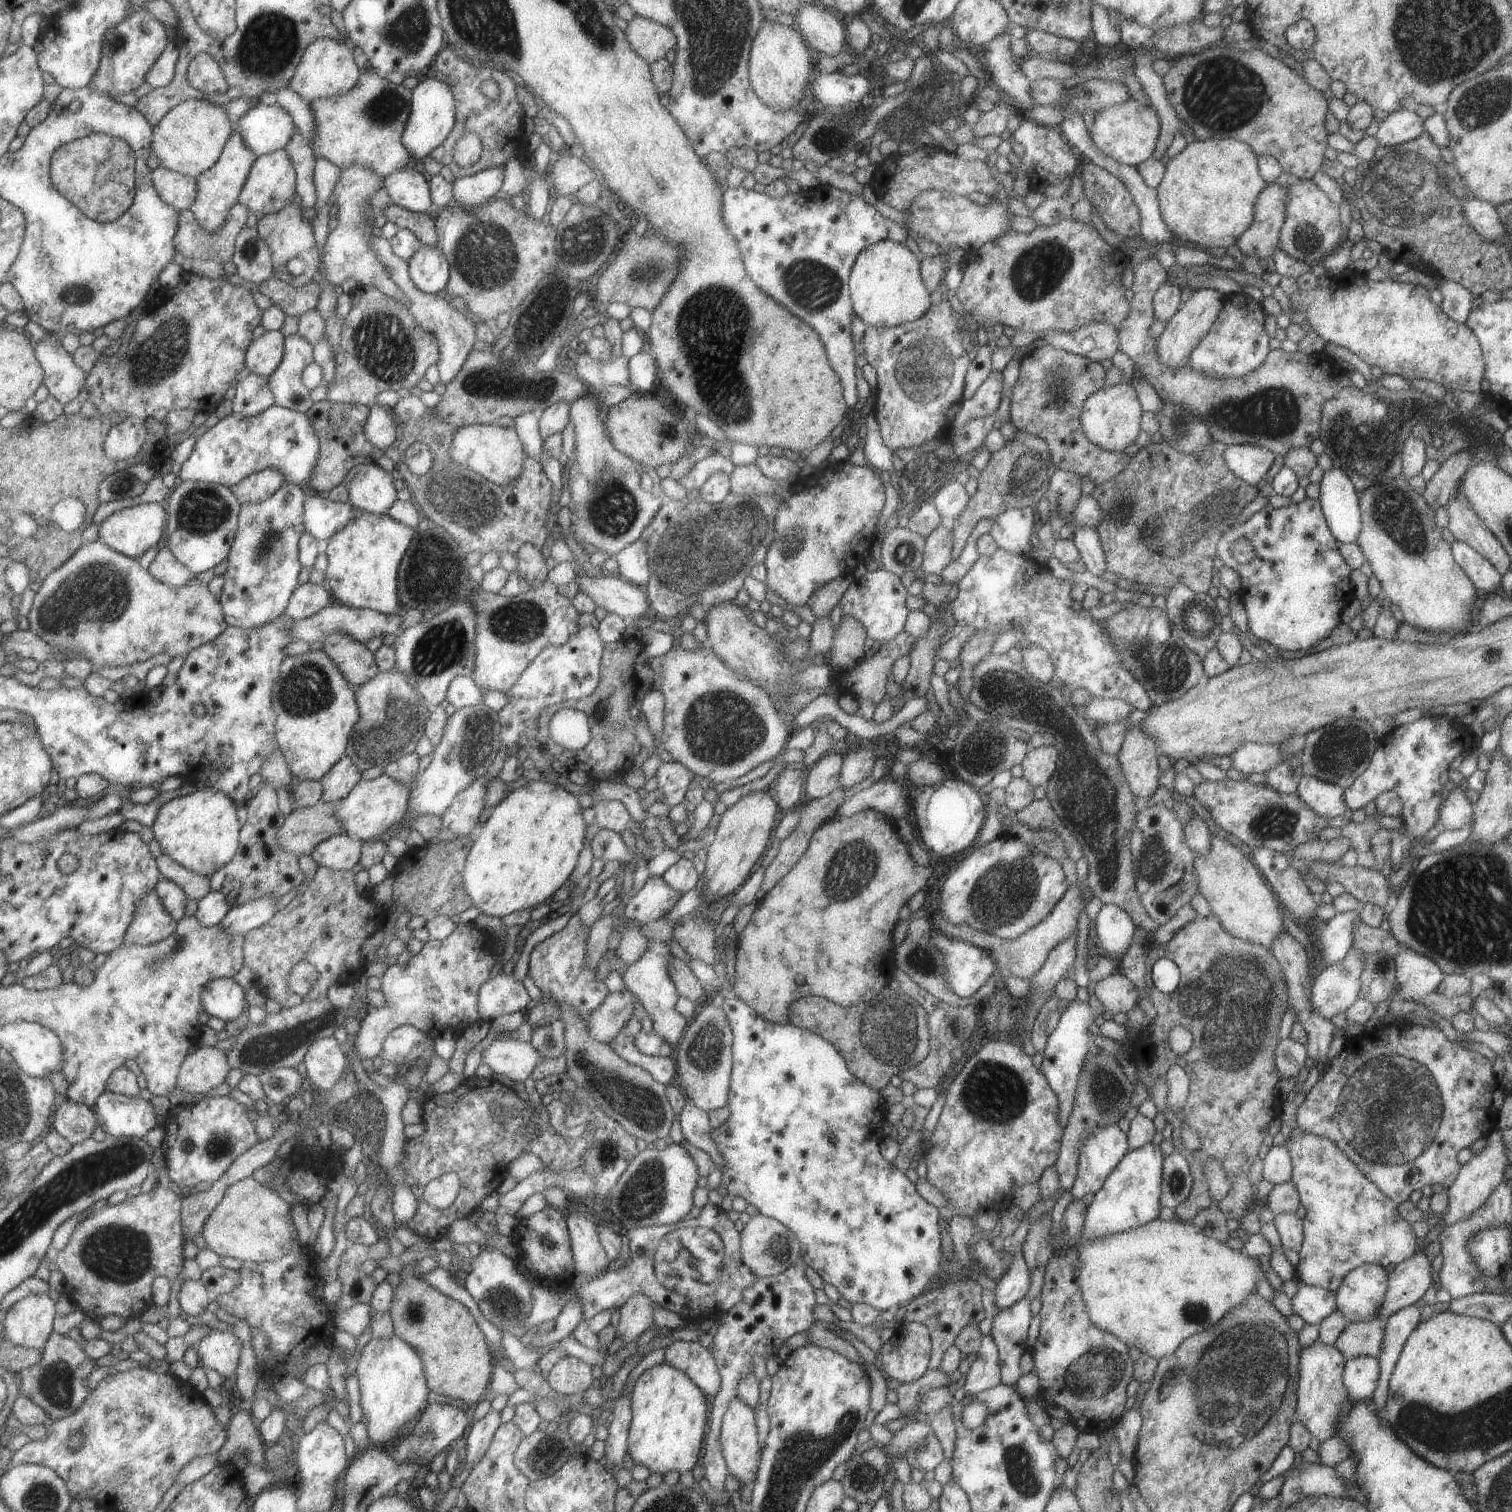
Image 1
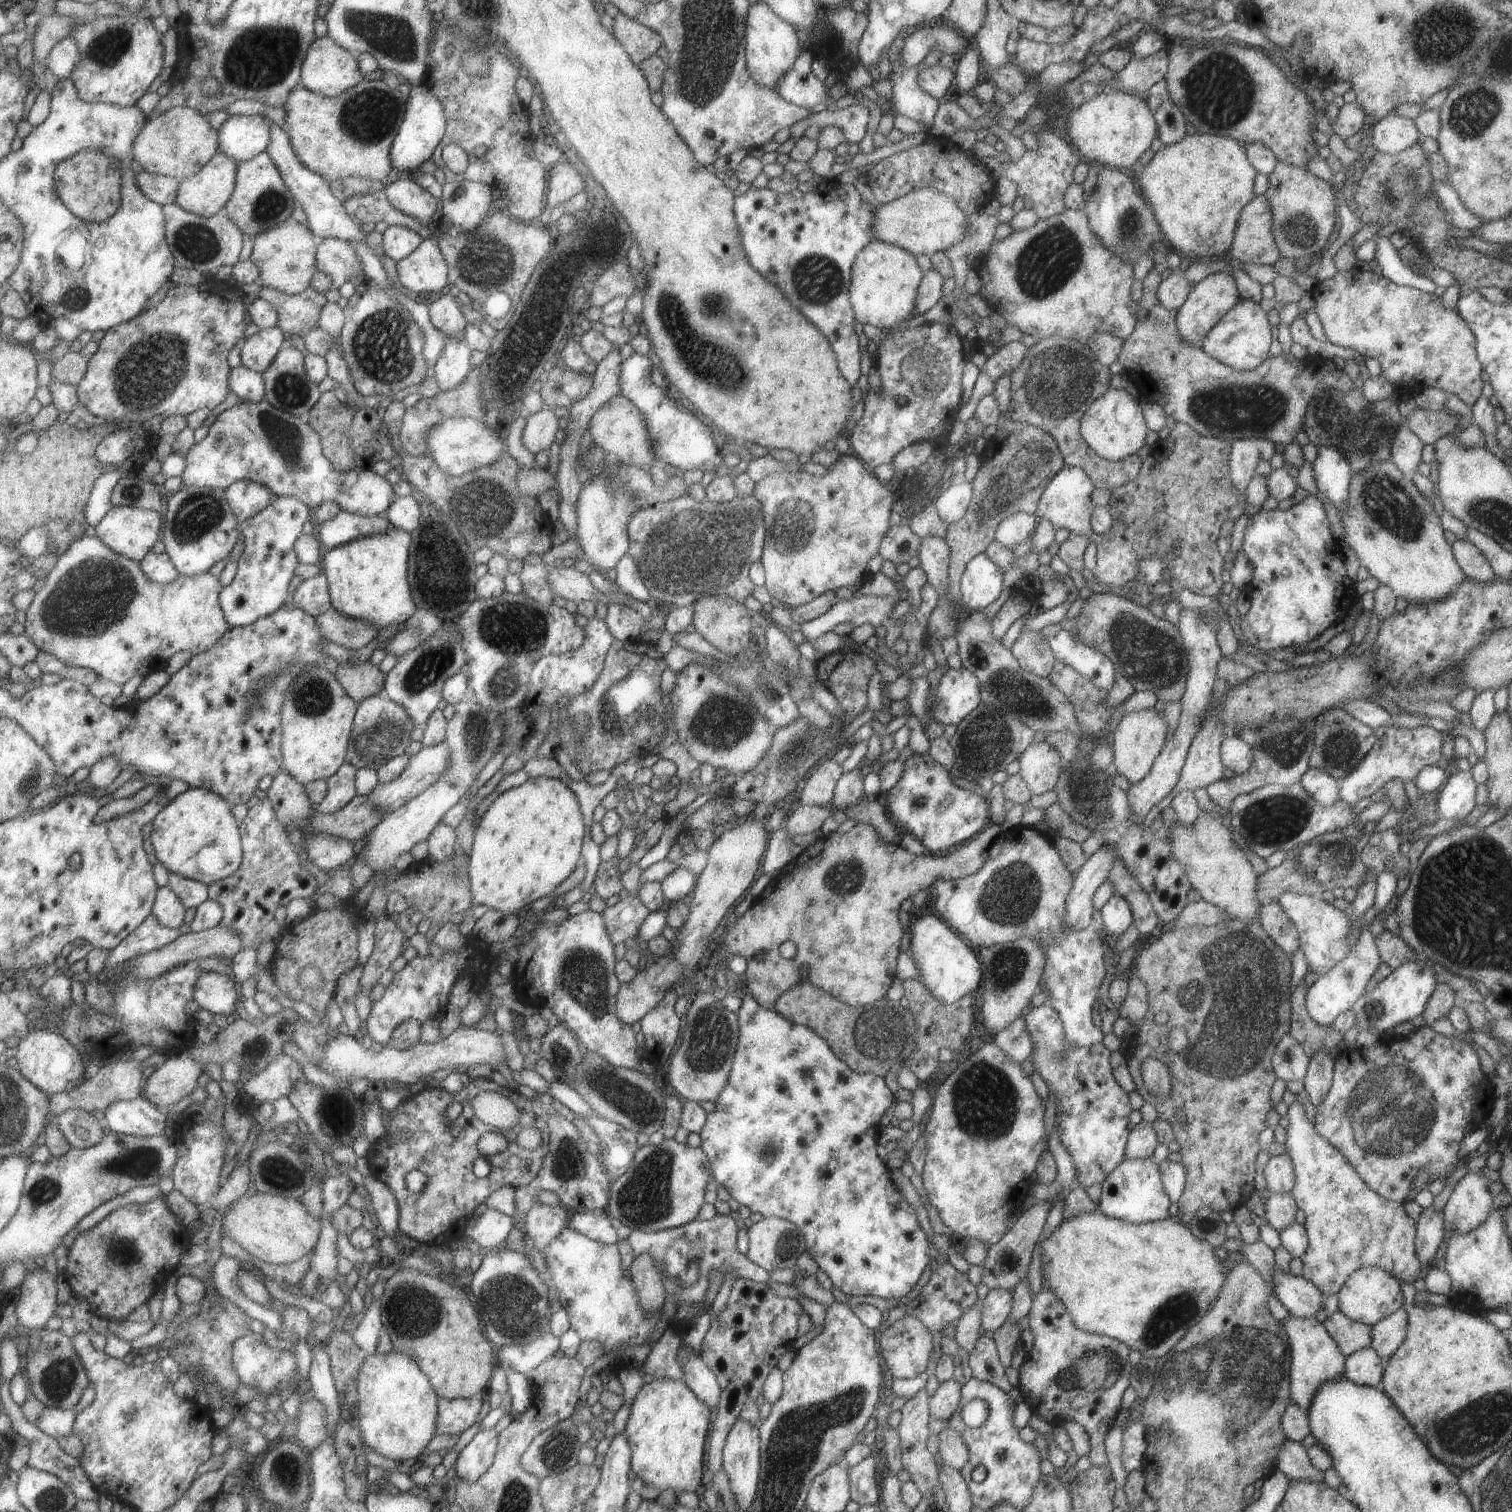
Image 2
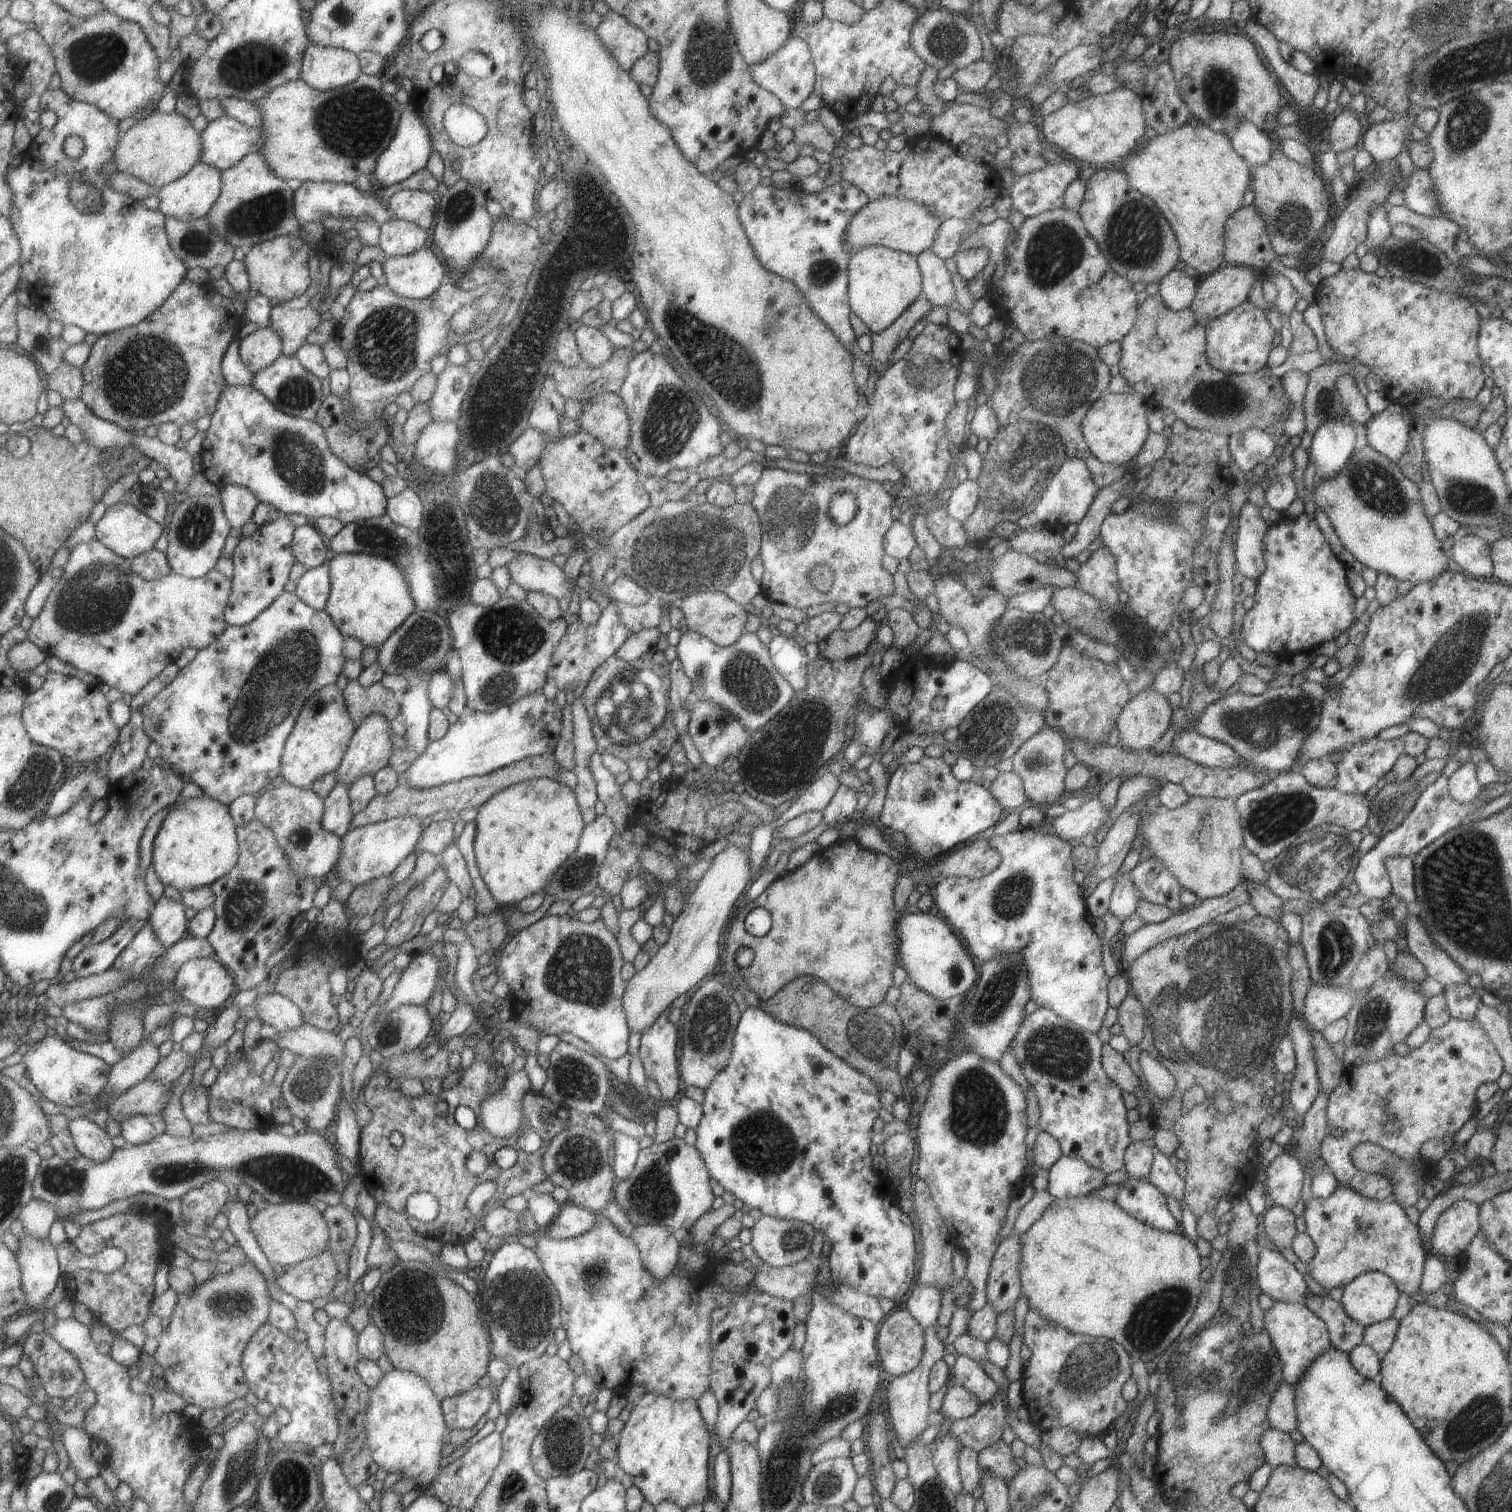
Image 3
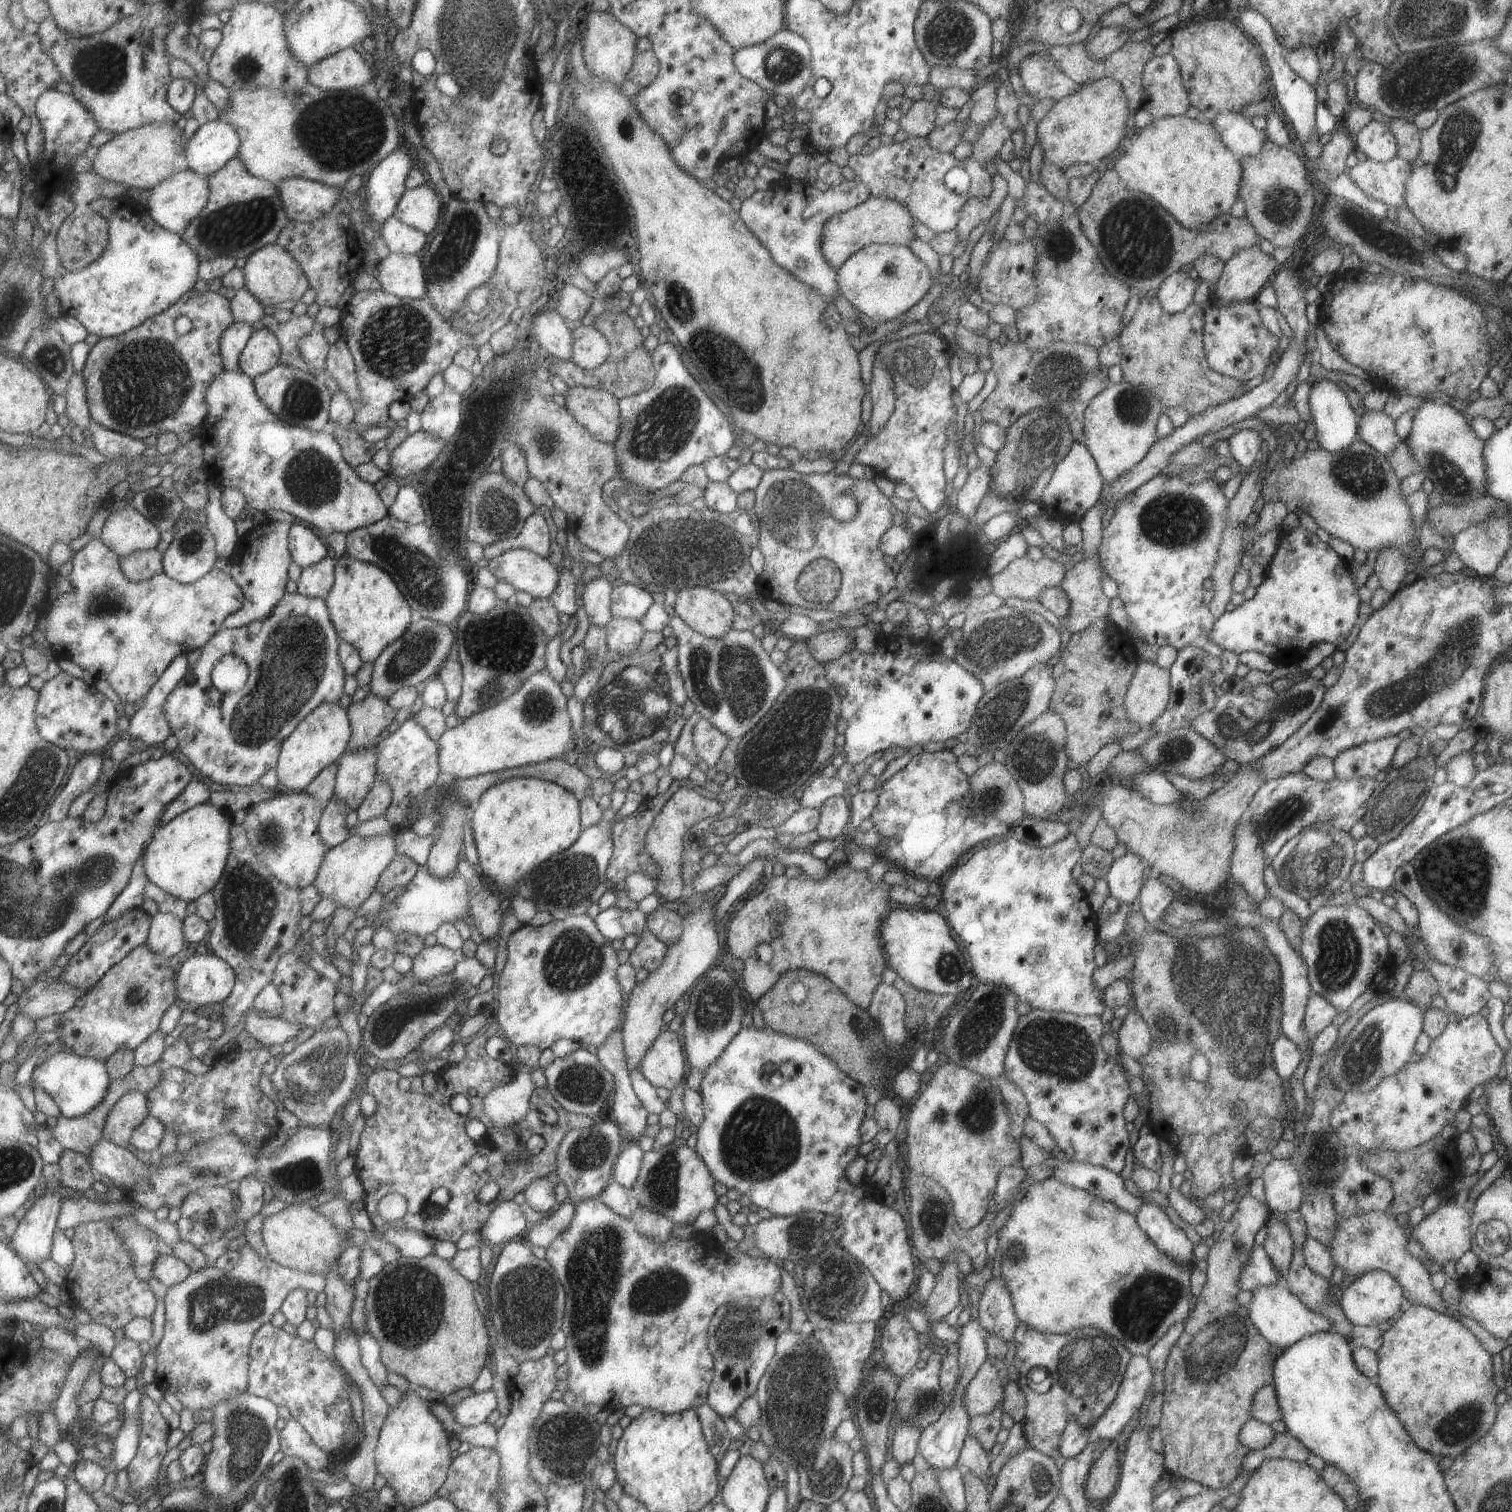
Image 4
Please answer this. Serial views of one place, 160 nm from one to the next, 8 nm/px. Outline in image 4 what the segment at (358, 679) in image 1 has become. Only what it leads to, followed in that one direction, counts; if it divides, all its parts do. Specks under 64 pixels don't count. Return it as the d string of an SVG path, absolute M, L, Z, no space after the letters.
M369 693L361 702L351 704L348 713L353 729L348 750L360 751L381 742L381 734L393 729L397 711L387 699Z

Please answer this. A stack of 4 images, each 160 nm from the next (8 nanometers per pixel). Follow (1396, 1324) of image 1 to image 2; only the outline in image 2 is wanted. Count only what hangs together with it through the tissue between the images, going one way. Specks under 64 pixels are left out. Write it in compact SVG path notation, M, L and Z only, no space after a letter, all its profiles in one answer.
M1401 1308L1372 1324L1372 1342L1370 1347L1375 1350L1384 1367L1393 1351L1403 1342L1407 1326L1407 1313Z

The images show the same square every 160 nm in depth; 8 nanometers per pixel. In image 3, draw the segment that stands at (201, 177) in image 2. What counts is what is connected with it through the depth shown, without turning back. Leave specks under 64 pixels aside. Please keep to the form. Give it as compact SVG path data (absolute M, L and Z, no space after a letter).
M203 162L195 165L183 178L164 186L157 192L158 209L167 217L182 221L203 219L222 195L222 171Z

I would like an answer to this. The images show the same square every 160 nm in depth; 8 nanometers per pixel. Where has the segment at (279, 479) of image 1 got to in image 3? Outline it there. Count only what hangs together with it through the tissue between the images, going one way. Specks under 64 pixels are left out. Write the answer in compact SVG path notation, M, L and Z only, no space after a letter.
M239 485L222 486L219 494L222 498L227 518L233 528L241 530L253 518L255 508L260 502L258 496L250 488Z

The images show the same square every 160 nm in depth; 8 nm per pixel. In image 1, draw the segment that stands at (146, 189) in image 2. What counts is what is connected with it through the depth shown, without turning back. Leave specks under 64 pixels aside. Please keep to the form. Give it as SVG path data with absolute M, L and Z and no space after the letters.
M159 166L153 171L155 188L166 203L178 211L187 210L198 197L198 180Z

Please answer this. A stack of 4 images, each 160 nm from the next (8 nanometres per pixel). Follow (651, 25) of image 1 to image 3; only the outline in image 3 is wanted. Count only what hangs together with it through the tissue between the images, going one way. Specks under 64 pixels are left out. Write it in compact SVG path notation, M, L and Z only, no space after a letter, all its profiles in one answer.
M608 10L600 18L601 21L593 30L594 34L601 39L617 64L629 72L631 65L648 51L649 36L616 12Z

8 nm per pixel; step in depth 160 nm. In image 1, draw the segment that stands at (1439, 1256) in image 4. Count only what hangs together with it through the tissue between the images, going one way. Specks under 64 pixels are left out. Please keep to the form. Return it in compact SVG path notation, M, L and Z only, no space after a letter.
M1497 1128L1491 1130L1485 1140L1486 1146L1483 1150L1479 1154L1472 1155L1463 1166L1460 1166L1455 1180L1448 1187L1448 1203L1444 1212L1440 1214L1440 1219L1445 1225L1452 1225L1455 1221L1466 1219L1487 1200L1491 1191L1504 1178L1503 1172L1508 1160L1499 1130Z

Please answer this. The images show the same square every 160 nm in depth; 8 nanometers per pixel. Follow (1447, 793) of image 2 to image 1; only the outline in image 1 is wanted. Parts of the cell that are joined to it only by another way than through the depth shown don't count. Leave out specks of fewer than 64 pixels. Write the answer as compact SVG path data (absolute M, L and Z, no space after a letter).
M1458 785L1440 806L1439 822L1445 830L1457 830L1469 823L1473 817L1473 805L1465 797L1466 789Z

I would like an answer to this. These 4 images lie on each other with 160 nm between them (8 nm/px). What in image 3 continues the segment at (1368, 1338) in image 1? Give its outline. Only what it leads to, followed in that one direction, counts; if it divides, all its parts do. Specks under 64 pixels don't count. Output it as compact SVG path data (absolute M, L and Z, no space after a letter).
M1307 1290L1302 1302L1325 1323L1331 1347L1348 1353L1362 1343L1364 1326L1349 1318L1339 1301L1335 1301L1327 1293L1316 1296Z

